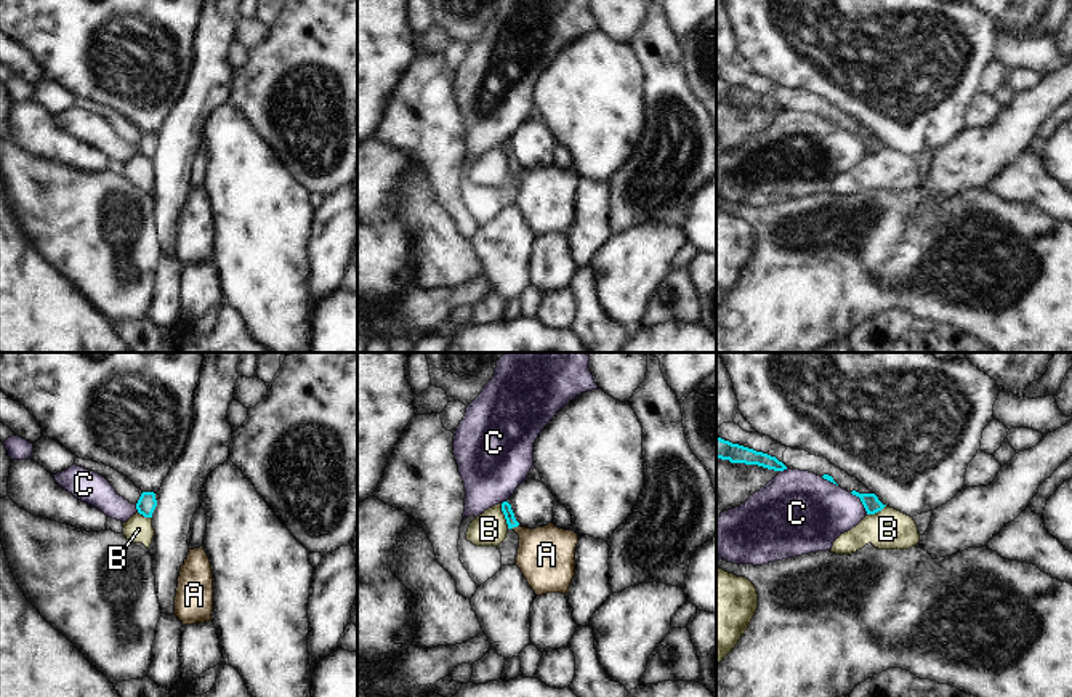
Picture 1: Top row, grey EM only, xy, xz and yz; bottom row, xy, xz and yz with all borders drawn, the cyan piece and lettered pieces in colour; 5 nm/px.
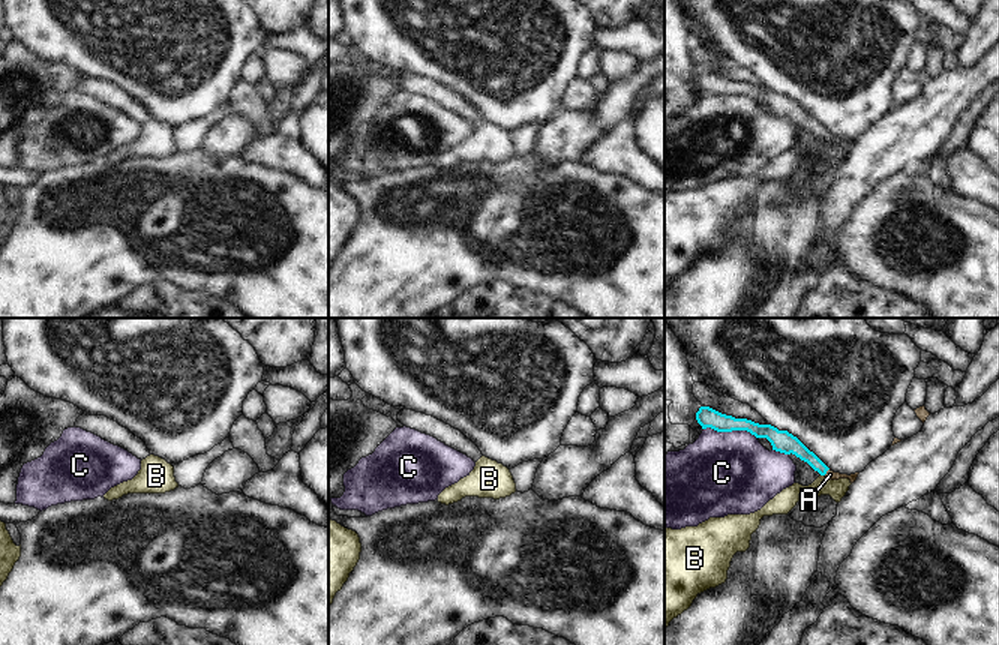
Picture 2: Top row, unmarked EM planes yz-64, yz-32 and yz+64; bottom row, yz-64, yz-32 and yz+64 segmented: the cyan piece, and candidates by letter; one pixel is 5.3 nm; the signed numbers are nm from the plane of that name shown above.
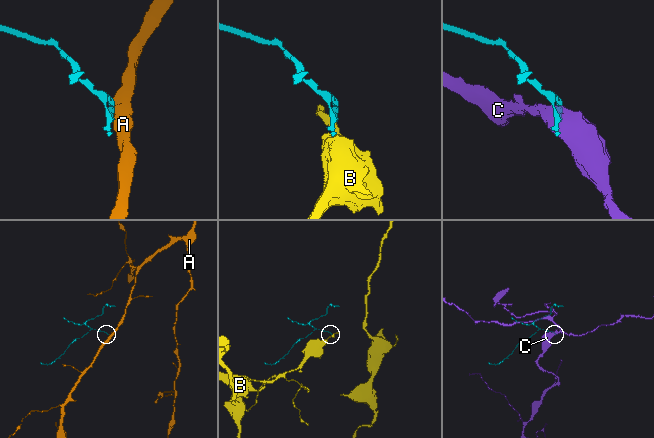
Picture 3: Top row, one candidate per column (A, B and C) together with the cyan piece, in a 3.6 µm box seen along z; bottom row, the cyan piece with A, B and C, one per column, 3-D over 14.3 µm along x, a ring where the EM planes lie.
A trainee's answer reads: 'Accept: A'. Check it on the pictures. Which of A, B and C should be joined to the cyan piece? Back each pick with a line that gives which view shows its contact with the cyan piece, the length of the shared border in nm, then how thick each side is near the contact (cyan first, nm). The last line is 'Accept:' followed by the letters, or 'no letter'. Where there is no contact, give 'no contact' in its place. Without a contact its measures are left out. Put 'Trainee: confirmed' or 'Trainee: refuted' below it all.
A: contact in xz; length 40 nm; calibres 50 and 280 nm
Accept: A
Trainee: confirmed

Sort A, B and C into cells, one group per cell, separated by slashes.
A / B / C

